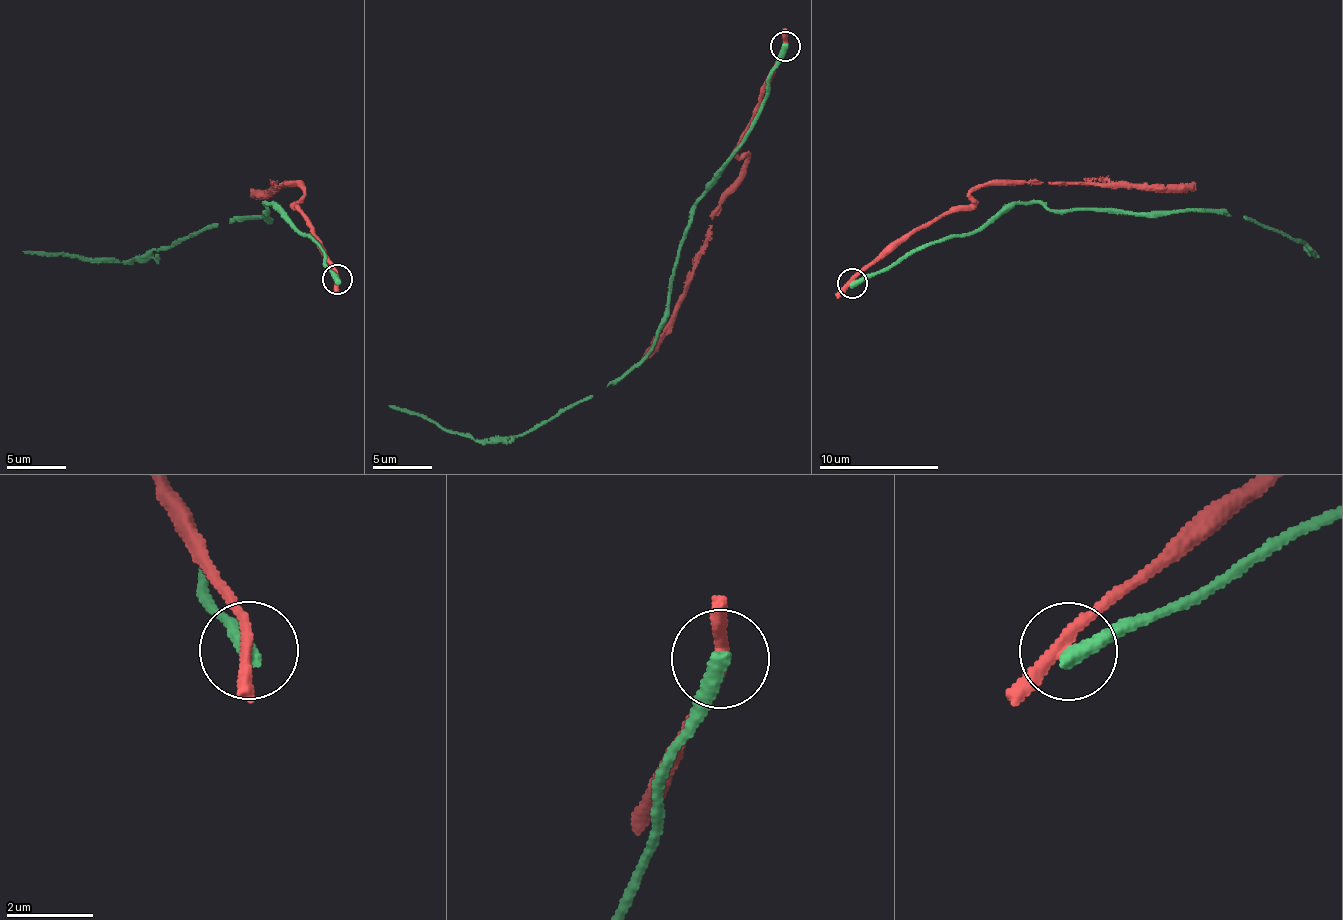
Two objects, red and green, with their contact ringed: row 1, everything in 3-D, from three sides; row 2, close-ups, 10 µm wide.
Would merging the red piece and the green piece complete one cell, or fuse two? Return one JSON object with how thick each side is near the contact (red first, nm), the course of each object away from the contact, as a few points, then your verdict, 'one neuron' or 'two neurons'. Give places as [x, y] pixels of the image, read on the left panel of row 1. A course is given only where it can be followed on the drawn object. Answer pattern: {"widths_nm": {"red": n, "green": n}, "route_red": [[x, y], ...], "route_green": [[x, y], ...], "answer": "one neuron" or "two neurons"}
{"widths_nm": {"red": 240, "green": 400}, "route_red": [[336, 280], [297, 204], [304, 192], [302, 184], [280, 183], [286, 184], [272, 186], [272, 191], [252, 189]], "route_green": [[337, 280], [314, 239], [276, 203], [266, 204], [272, 217], [213, 224], [138, 257], [87, 260], [22, 251]], "answer": "two neurons"}

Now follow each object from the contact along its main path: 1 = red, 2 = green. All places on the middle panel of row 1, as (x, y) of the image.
1: (784, 43), (739, 149), (748, 155), (742, 179), (711, 219), (711, 239), (688, 276), (673, 326), (645, 360)
2: (784, 46), (753, 126), (694, 206), (669, 316), (634, 367), (524, 433), (493, 439), (443, 431), (388, 405)

